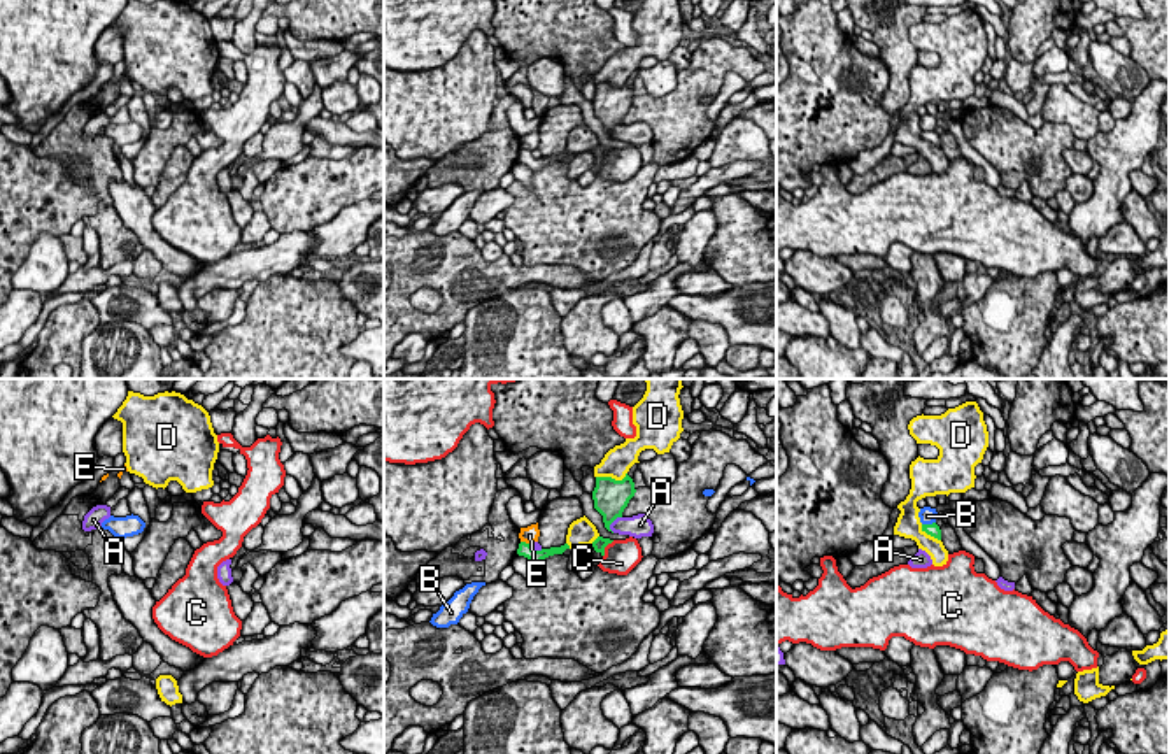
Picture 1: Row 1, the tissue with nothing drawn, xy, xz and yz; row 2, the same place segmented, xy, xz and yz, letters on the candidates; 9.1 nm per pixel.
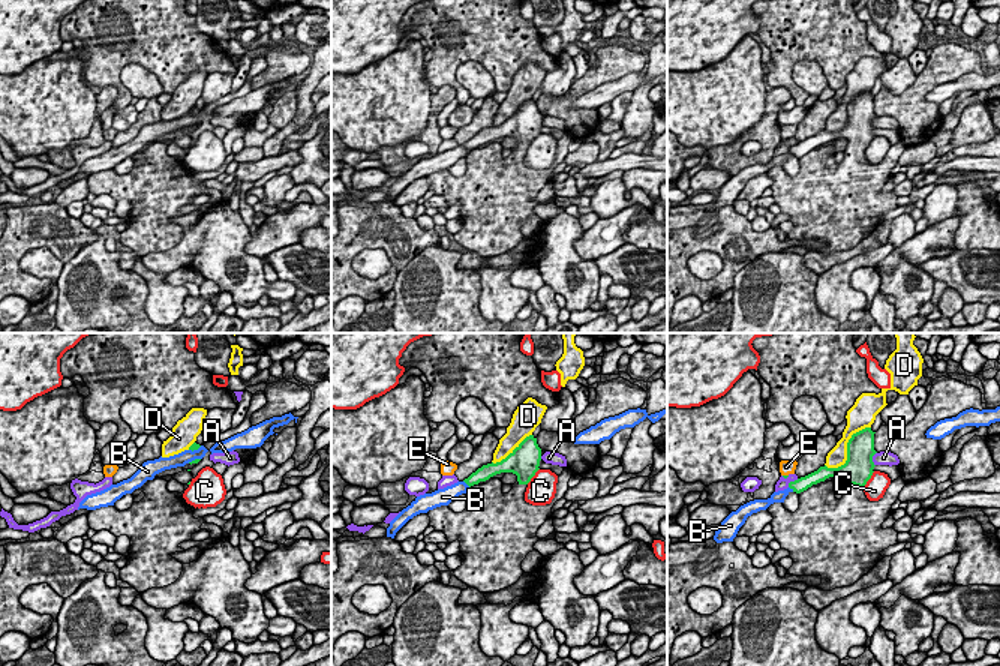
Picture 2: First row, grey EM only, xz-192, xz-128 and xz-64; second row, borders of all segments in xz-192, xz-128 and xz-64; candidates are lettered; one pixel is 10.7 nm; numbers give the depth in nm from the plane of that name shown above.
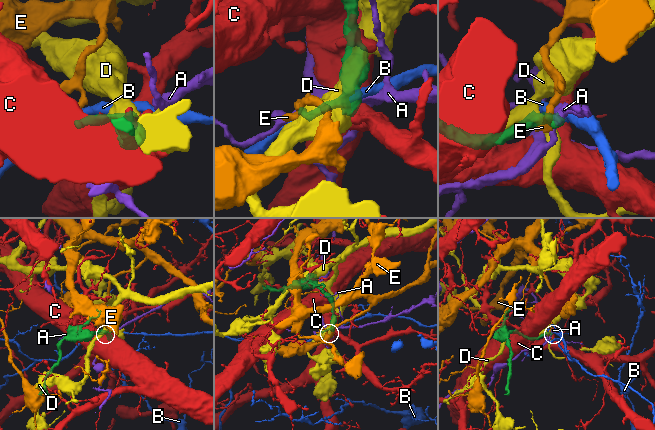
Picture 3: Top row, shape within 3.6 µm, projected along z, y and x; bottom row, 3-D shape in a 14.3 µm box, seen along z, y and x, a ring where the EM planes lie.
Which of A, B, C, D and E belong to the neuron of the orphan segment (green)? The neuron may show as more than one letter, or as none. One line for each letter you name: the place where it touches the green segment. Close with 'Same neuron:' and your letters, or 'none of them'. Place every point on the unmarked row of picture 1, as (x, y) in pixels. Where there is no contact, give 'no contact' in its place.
Same neuron: none of them

